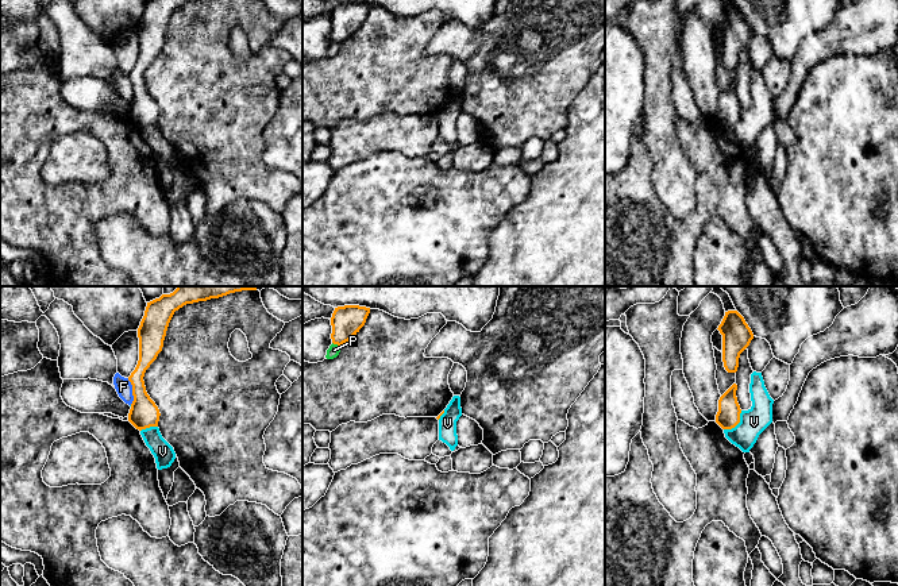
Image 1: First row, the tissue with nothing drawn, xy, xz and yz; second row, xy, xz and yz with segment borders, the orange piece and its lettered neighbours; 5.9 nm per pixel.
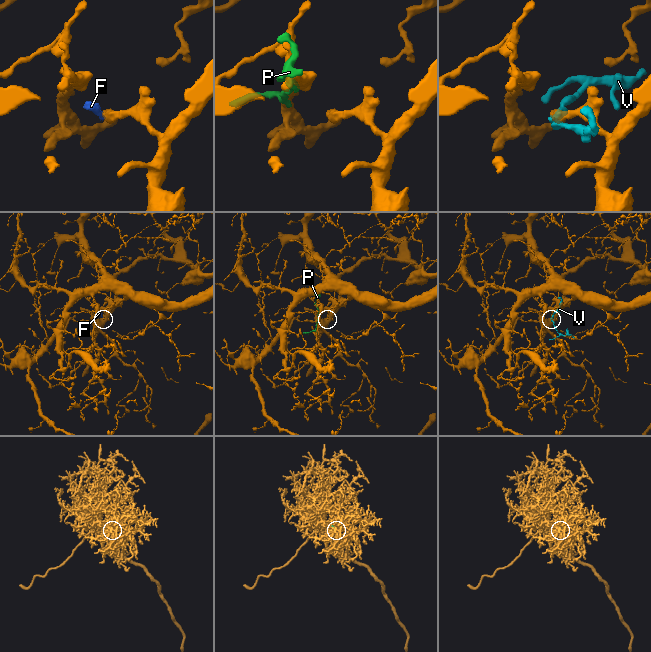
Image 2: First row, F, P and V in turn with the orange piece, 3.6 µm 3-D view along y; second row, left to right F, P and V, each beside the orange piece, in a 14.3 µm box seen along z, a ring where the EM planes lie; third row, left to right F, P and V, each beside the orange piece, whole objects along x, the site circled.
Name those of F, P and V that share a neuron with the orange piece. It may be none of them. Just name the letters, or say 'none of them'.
none of them

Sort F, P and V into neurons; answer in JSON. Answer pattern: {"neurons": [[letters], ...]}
{"neurons": [["F", "V"], ["P"]]}

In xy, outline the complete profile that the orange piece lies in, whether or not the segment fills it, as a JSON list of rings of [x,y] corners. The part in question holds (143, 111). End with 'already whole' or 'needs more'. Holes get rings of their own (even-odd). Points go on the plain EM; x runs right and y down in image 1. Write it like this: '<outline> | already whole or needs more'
[[[147,0],[144,14],[138,26],[139,58],[128,74],[134,93],[128,119],[139,128],[158,124],[161,111],[146,89],[143,74],[162,49],[166,28],[174,9],[186,1],[193,0]]] | already whole

